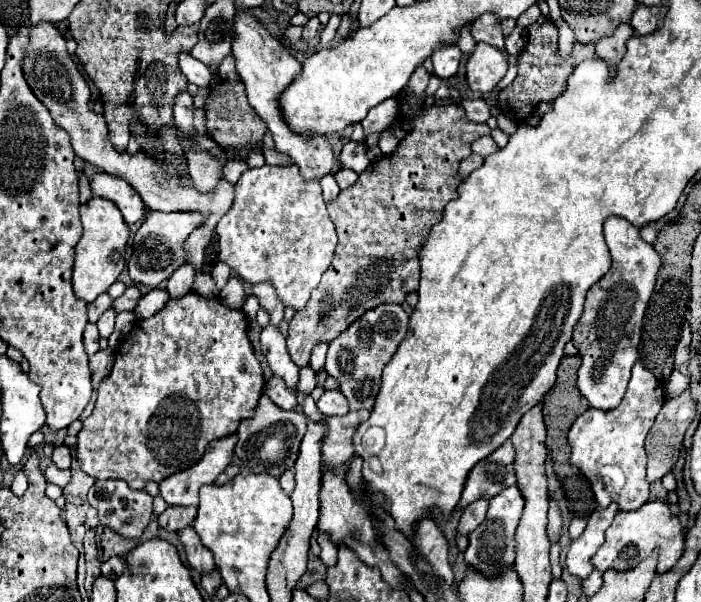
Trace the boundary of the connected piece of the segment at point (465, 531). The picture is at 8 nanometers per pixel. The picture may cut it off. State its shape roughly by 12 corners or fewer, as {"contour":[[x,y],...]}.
{"contour":[[488,501],[470,503],[462,511],[458,535],[470,535],[484,521]]}

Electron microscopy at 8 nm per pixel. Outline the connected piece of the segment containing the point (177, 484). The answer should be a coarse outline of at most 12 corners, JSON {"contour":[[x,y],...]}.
{"contour":[[236,435],[212,441],[196,465],[160,481],[168,505],[198,505],[232,459]]}

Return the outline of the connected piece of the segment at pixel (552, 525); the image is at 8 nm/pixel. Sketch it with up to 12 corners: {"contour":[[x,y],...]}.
{"contour":[[550,501],[548,539],[558,541],[562,519],[556,503]]}

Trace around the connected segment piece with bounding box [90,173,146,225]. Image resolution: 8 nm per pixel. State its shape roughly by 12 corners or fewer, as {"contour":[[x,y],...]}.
{"contour":[[94,173],[94,197],[116,203],[128,225],[146,209],[140,195],[120,177]]}

